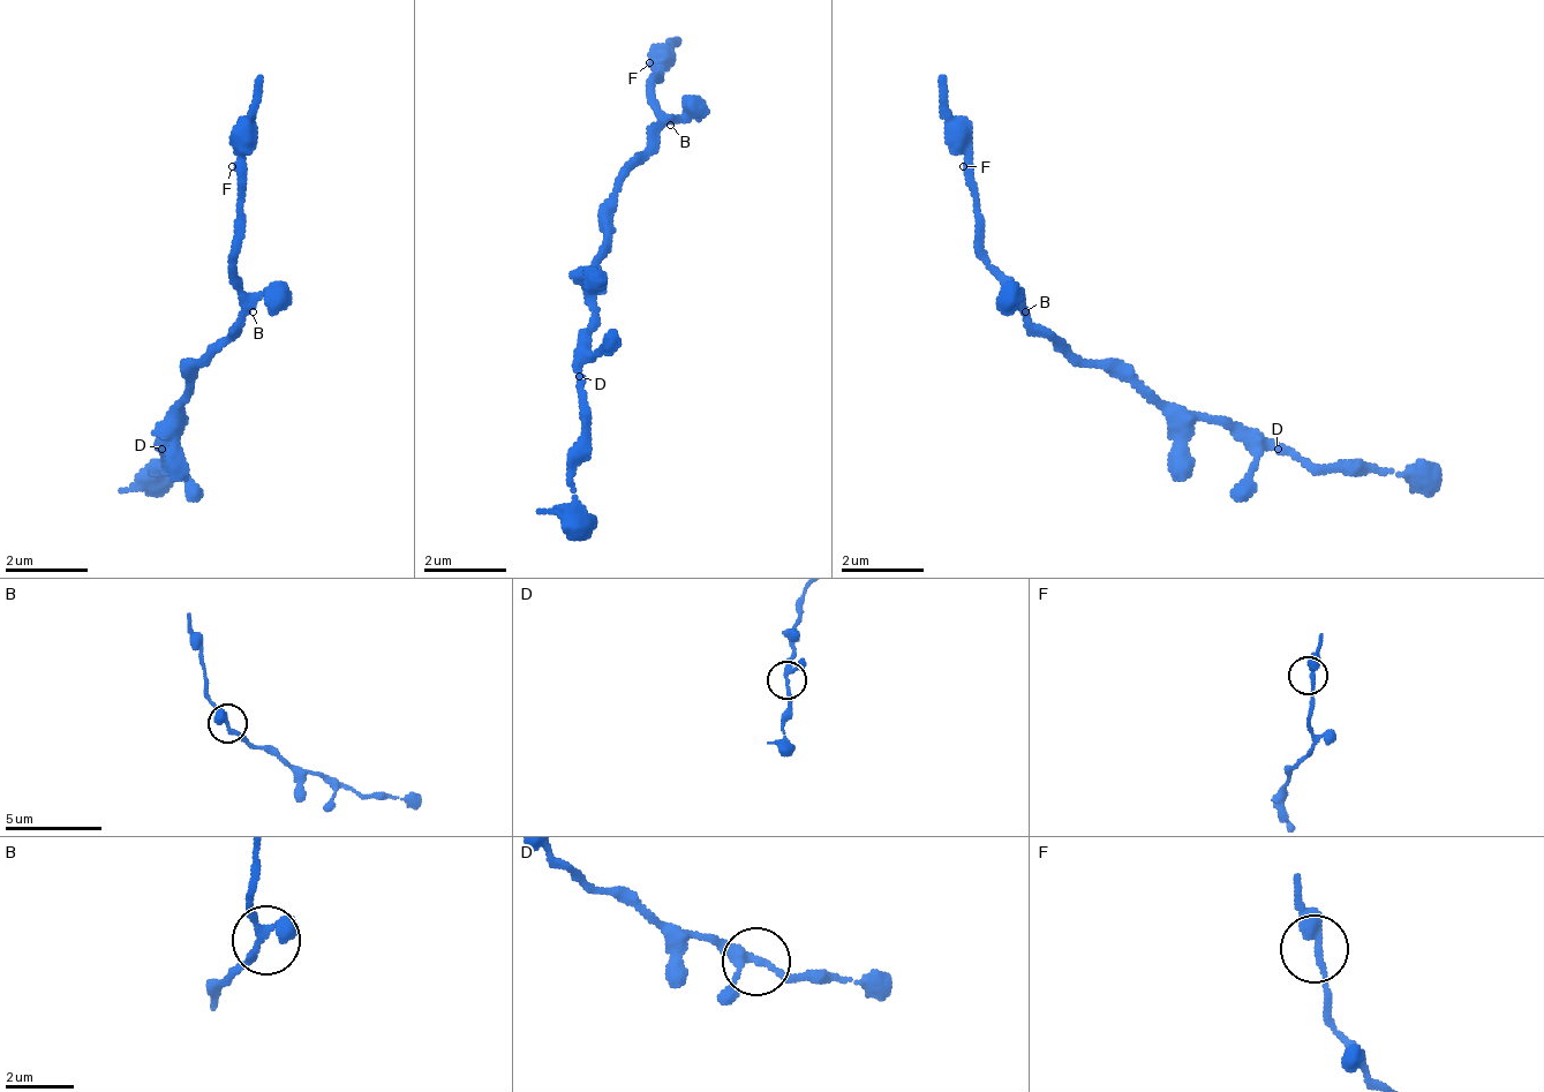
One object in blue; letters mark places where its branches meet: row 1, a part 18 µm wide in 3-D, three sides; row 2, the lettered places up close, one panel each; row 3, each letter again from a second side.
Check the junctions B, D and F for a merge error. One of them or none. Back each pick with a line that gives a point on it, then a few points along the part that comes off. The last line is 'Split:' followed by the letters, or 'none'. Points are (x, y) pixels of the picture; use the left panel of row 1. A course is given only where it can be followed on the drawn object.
Split: none

